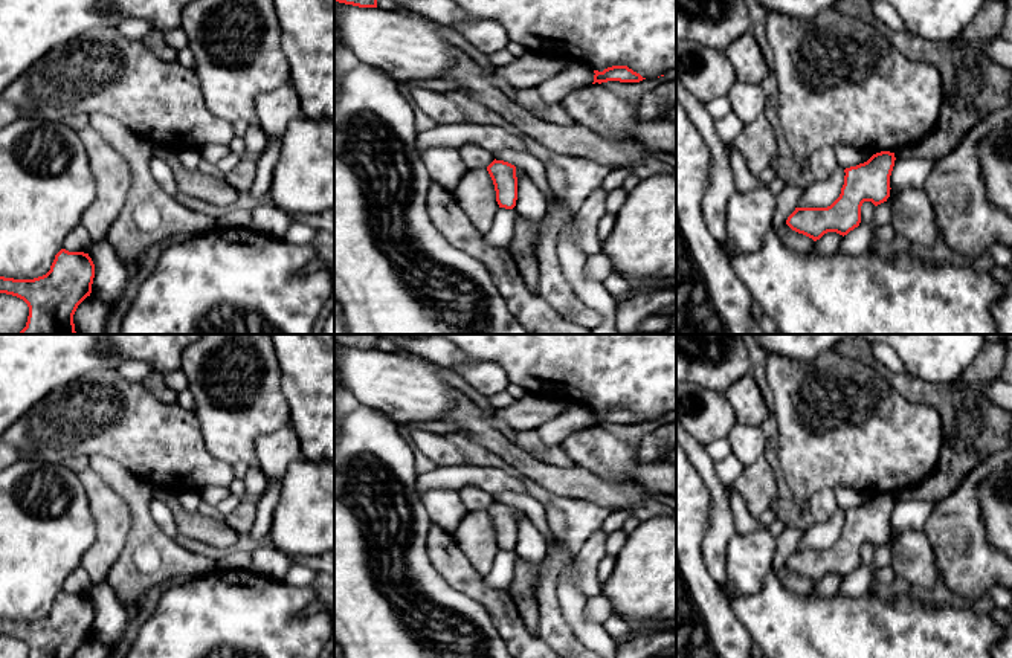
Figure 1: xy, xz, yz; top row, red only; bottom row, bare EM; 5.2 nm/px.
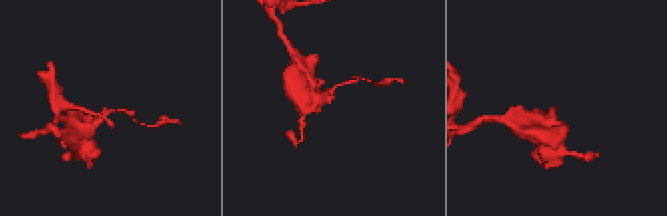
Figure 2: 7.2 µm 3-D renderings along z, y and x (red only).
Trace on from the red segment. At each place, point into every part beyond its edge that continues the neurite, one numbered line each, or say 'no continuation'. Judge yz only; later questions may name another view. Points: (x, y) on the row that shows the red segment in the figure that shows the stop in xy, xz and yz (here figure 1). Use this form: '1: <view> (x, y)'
no continuation

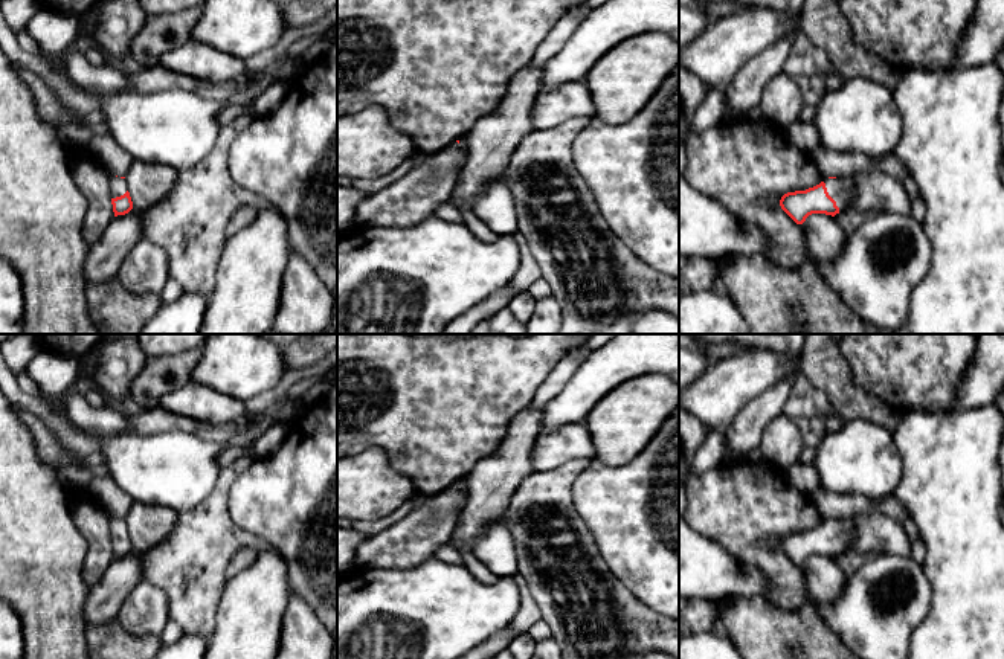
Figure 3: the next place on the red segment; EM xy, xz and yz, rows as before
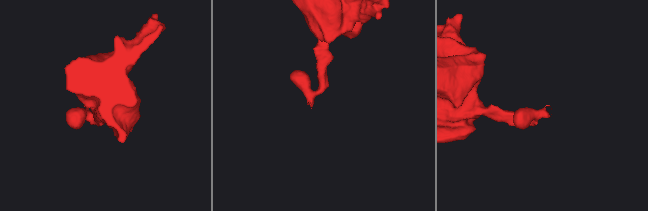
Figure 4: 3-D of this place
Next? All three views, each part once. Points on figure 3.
1: yz (841, 188)

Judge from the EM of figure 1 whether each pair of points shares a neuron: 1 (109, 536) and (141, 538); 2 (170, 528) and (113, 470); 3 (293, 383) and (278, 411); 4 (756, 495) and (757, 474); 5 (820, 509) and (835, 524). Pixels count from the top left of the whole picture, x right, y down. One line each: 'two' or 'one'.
1: two
2: two
3: two
4: one
5: two

